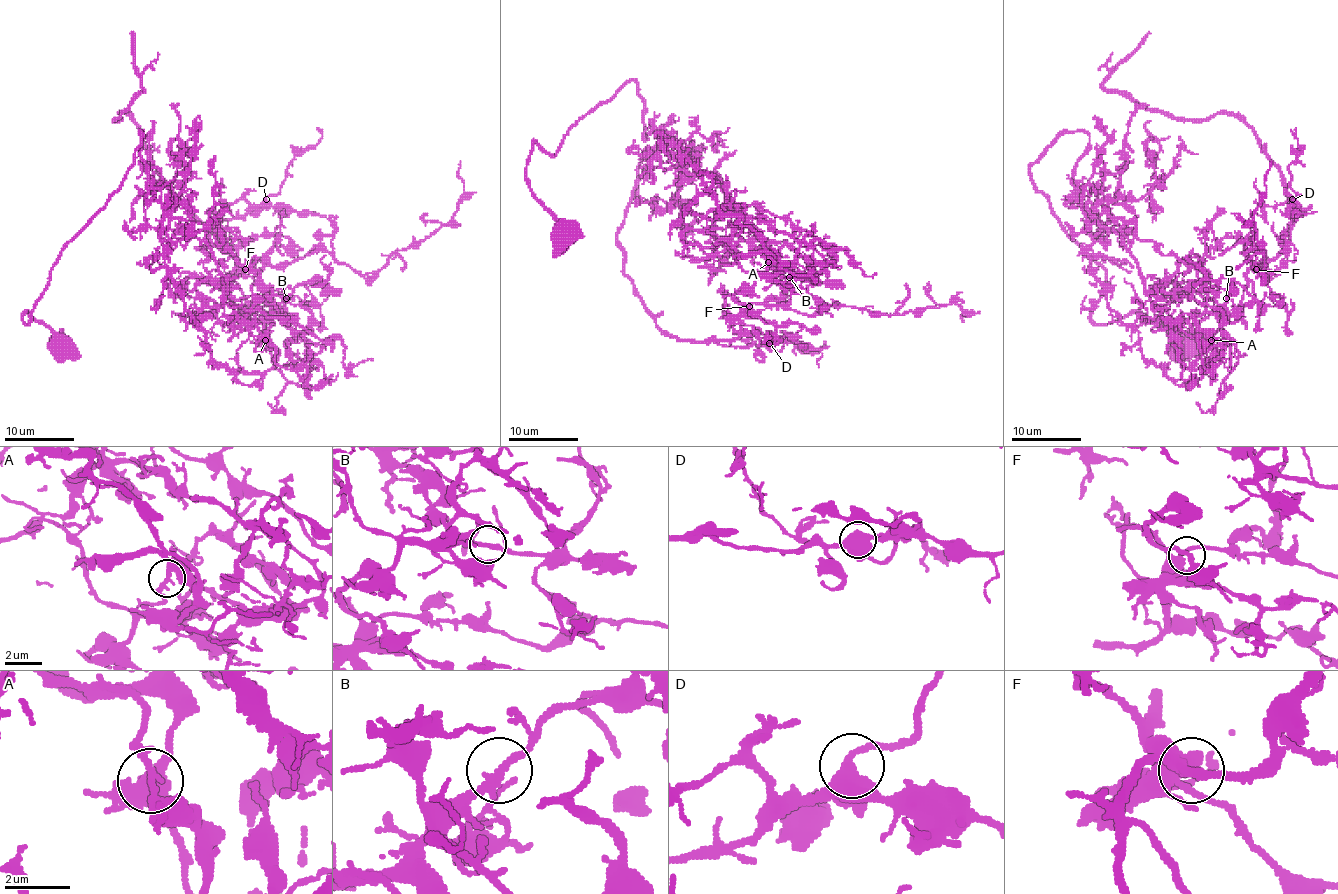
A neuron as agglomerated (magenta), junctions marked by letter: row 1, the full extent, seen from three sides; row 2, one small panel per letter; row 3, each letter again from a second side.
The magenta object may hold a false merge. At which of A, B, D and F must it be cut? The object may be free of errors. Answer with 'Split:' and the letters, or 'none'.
Split: A

